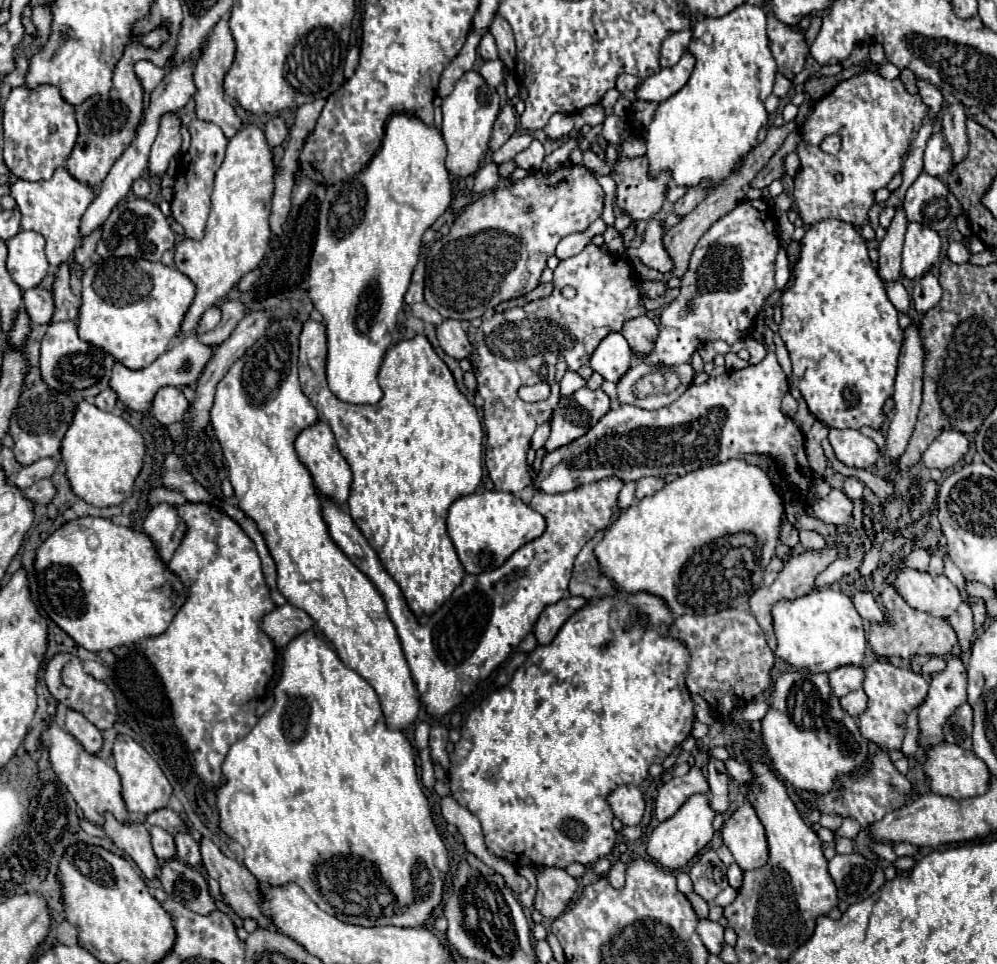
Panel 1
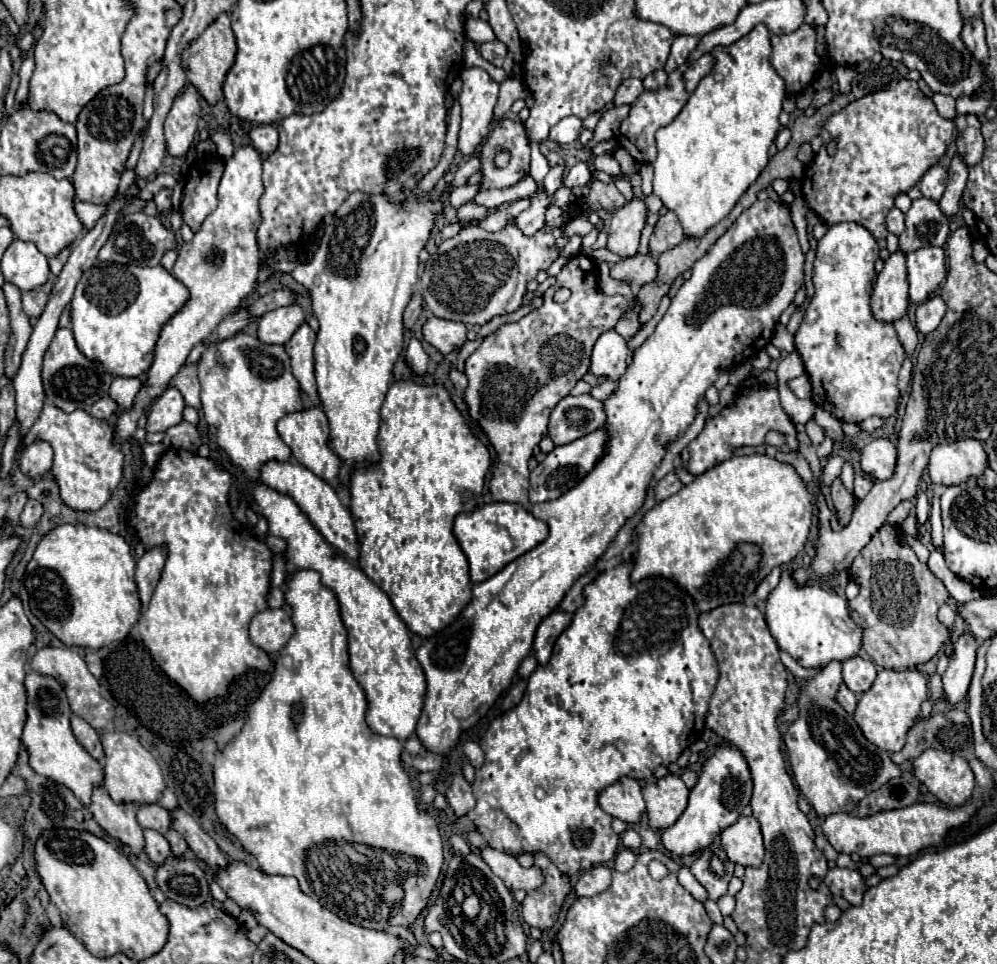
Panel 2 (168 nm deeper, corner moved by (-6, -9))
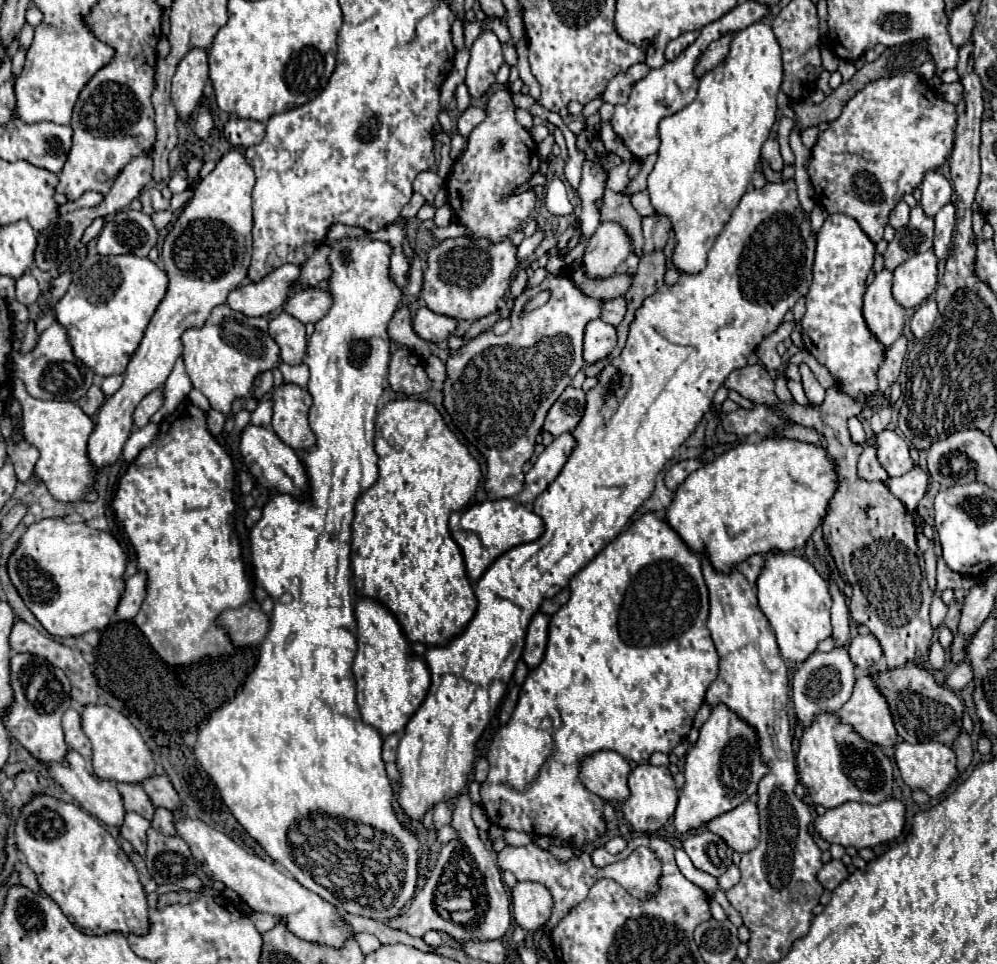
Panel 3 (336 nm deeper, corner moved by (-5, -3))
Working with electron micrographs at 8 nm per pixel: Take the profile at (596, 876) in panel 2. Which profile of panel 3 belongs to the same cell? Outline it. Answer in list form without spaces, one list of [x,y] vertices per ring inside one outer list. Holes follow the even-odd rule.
[[[529,843],[525,847],[511,847],[507,845],[499,855],[497,855],[497,863],[501,867],[501,871],[511,871],[517,881],[535,881],[545,885],[551,891],[553,897],[553,911],[549,921],[545,923],[547,929],[553,929],[579,901],[583,901],[591,889],[591,885],[599,879],[599,869],[591,863],[591,857],[587,851],[575,853],[569,861],[559,861],[557,857],[553,857],[549,851],[537,847],[535,843]]]

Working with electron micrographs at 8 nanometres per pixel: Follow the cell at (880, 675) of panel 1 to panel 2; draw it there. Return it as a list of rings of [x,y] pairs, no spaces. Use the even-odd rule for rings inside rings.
[[[882,669],[874,685],[860,697],[854,719],[870,743],[888,753],[898,753],[906,745],[906,733],[914,727],[916,717],[920,715],[920,705],[926,699],[928,699],[926,679],[918,671]]]

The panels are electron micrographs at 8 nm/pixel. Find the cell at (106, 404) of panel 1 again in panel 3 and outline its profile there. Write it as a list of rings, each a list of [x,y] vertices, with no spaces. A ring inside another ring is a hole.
[[[93,385],[93,387],[77,401],[77,405],[79,405],[89,417],[93,417],[93,415],[99,411],[99,407],[103,405],[103,401],[105,401],[105,395],[101,393],[101,389],[99,389],[97,385]]]

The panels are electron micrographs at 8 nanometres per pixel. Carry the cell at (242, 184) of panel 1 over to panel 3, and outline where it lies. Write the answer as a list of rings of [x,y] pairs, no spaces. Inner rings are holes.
[[[237,149],[227,151],[215,169],[195,187],[193,197],[187,201],[183,213],[167,233],[161,251],[163,269],[169,277],[167,293],[151,317],[143,341],[127,365],[121,389],[107,397],[99,409],[95,431],[91,433],[87,445],[87,457],[97,469],[109,467],[119,459],[133,429],[131,413],[135,405],[147,393],[151,393],[151,389],[159,389],[165,383],[175,361],[181,357],[183,345],[179,345],[179,337],[183,335],[183,329],[187,329],[187,325],[203,325],[211,309],[225,303],[229,291],[239,287],[247,277],[253,229],[253,187],[255,173],[251,165],[243,161],[243,153]]]

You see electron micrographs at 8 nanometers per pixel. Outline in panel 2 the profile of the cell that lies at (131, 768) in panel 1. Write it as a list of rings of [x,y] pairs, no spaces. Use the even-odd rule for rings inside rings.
[[[106,733],[102,735],[102,745],[106,753],[104,763],[104,789],[116,803],[134,803],[134,805],[152,805],[158,803],[166,783],[162,777],[162,769],[158,761],[140,745],[138,739],[130,737],[128,733]]]

